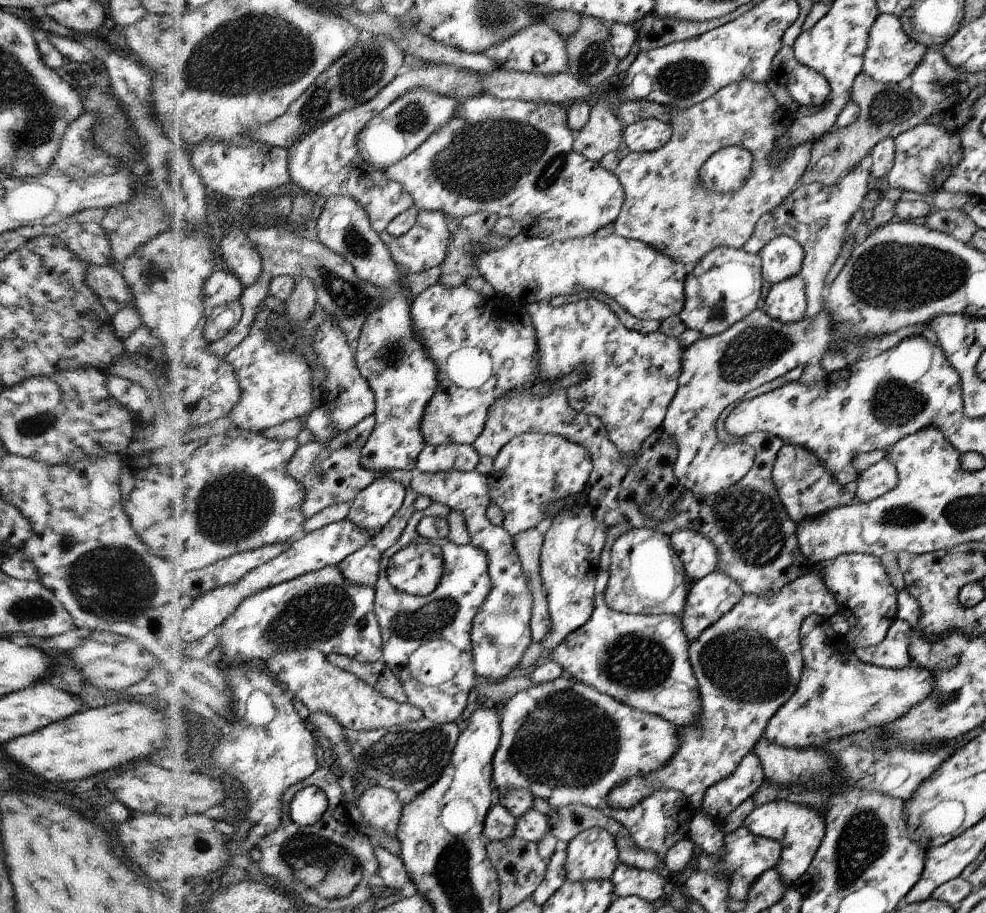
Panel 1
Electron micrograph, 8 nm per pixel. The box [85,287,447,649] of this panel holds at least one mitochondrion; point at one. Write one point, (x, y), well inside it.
(233, 508)

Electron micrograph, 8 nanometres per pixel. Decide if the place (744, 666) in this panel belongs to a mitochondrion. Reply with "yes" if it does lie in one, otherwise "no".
yes

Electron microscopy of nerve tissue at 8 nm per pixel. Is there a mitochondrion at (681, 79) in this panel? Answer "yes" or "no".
yes

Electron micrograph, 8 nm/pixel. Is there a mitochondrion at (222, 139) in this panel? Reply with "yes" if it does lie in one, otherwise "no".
no

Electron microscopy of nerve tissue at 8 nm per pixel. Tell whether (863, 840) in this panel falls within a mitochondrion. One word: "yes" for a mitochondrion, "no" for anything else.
yes

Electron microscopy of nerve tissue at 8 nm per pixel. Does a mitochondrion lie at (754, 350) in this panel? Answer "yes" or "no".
yes

